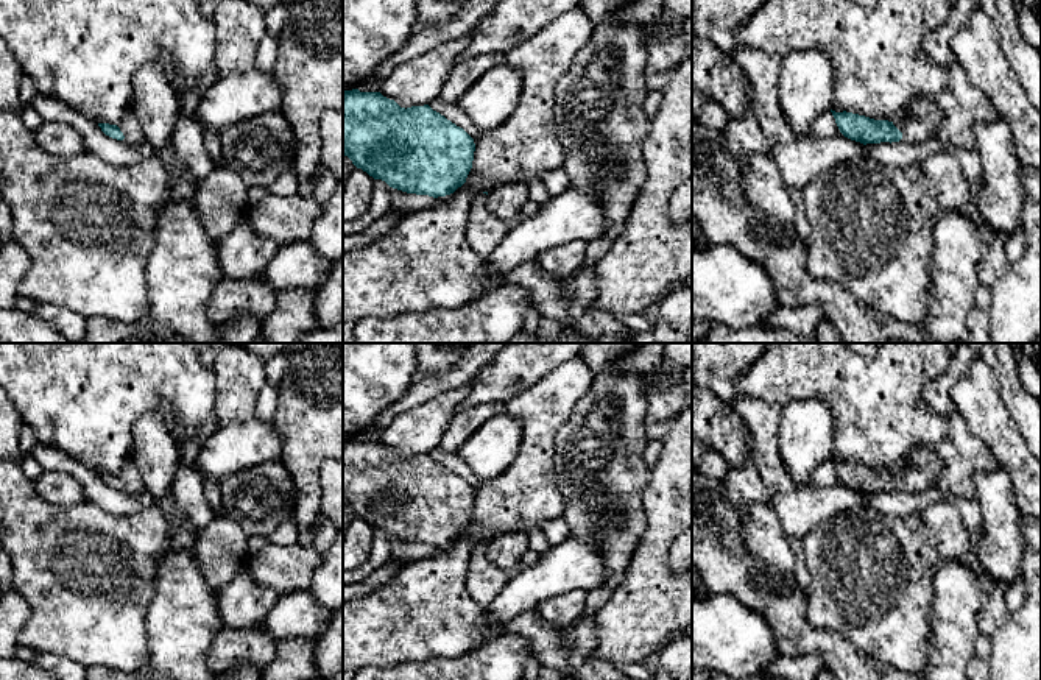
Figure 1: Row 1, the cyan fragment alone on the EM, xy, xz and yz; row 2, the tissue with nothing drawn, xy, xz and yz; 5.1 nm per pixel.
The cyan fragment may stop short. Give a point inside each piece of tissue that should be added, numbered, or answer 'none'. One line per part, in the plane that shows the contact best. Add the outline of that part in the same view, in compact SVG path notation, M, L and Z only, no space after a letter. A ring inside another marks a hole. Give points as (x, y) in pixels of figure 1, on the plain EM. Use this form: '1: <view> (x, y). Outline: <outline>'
1: yz (926, 467). Outline: M915 446L910 457L912 465L893 471L893 474L902 482L902 491L918 493L930 488L943 473L943 463L937 452L929 446Z

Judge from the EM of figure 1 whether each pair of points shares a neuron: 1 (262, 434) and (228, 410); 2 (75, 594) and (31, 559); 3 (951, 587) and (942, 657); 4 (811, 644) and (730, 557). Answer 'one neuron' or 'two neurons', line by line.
1: two neurons
2: one neuron
3: one neuron
4: one neuron

